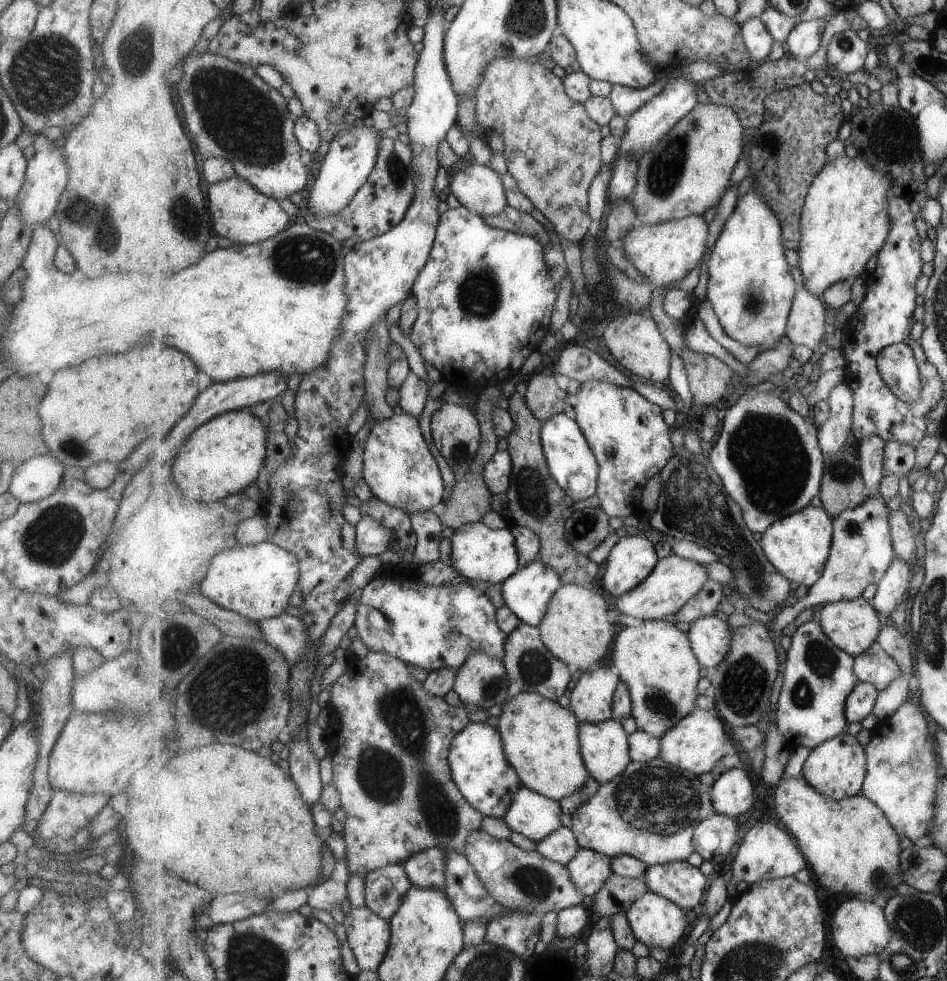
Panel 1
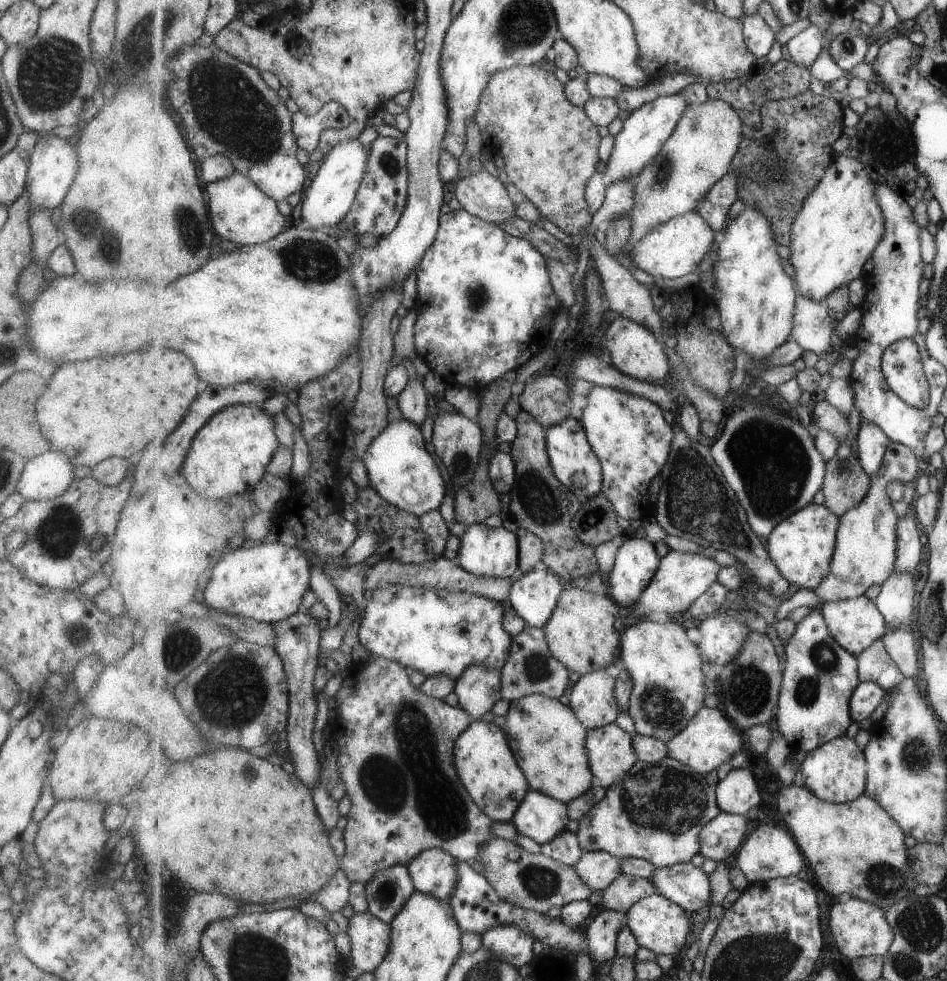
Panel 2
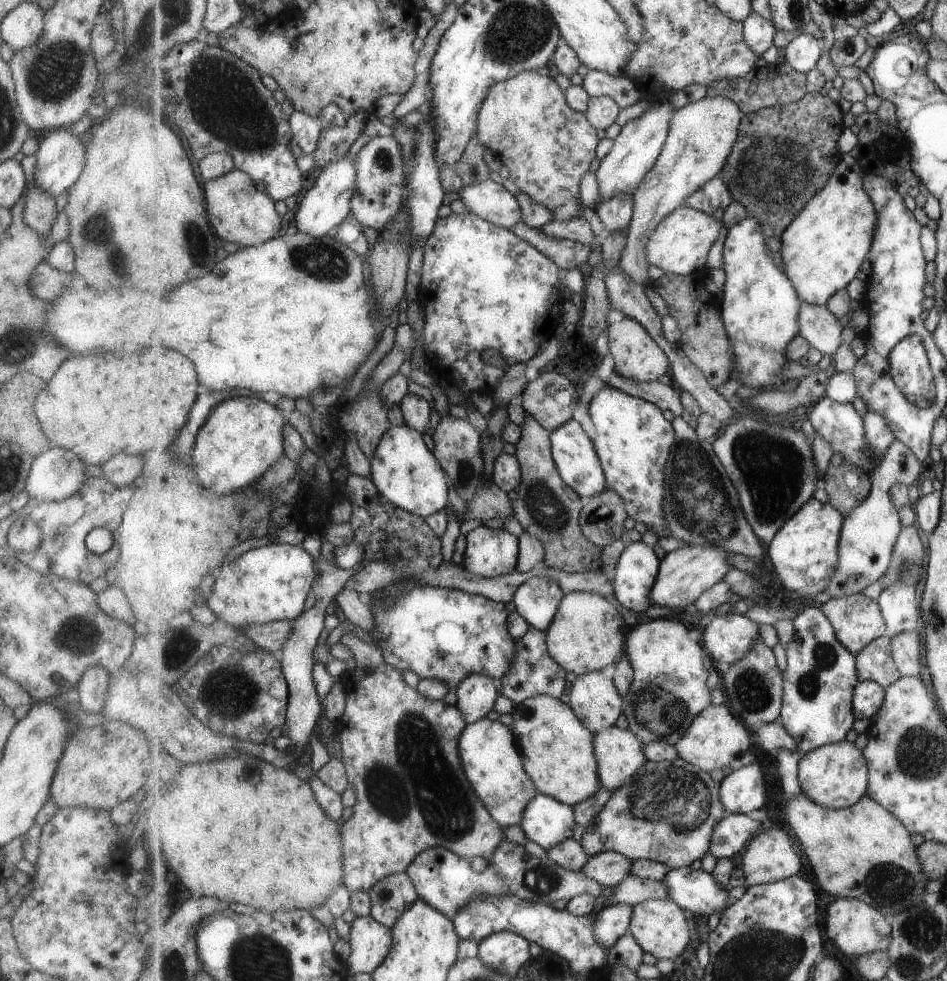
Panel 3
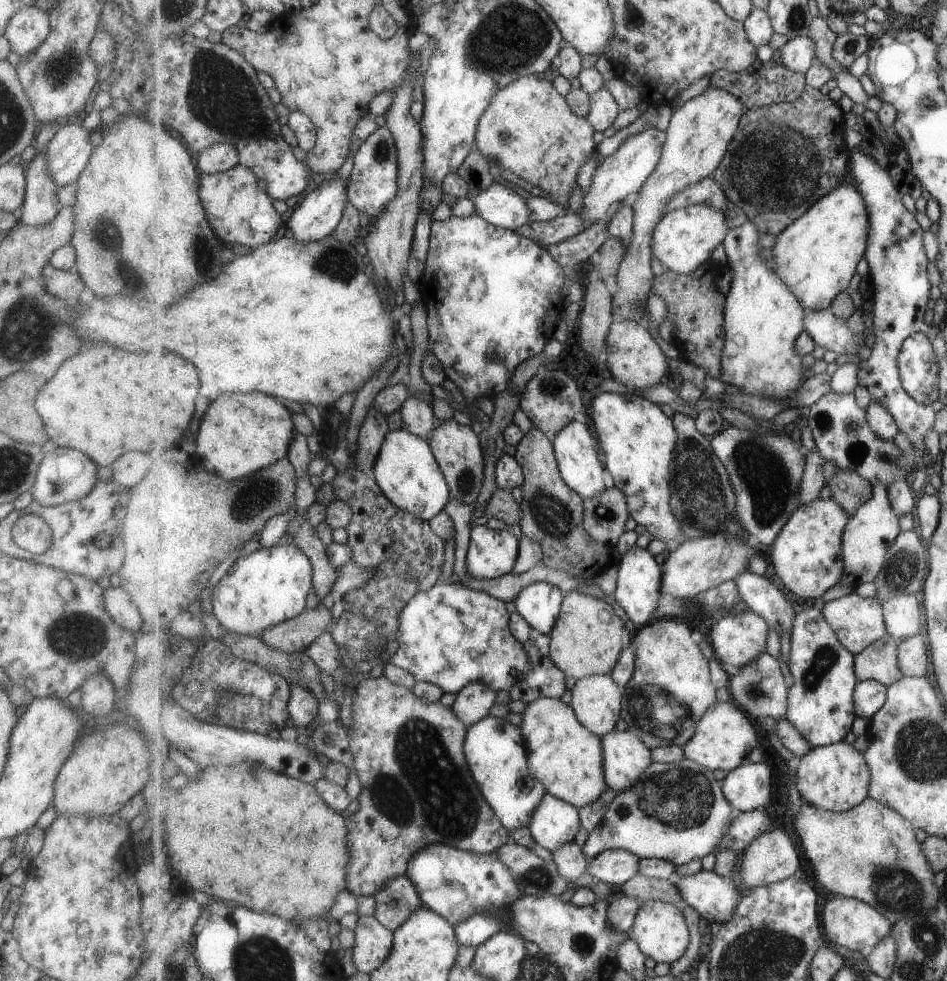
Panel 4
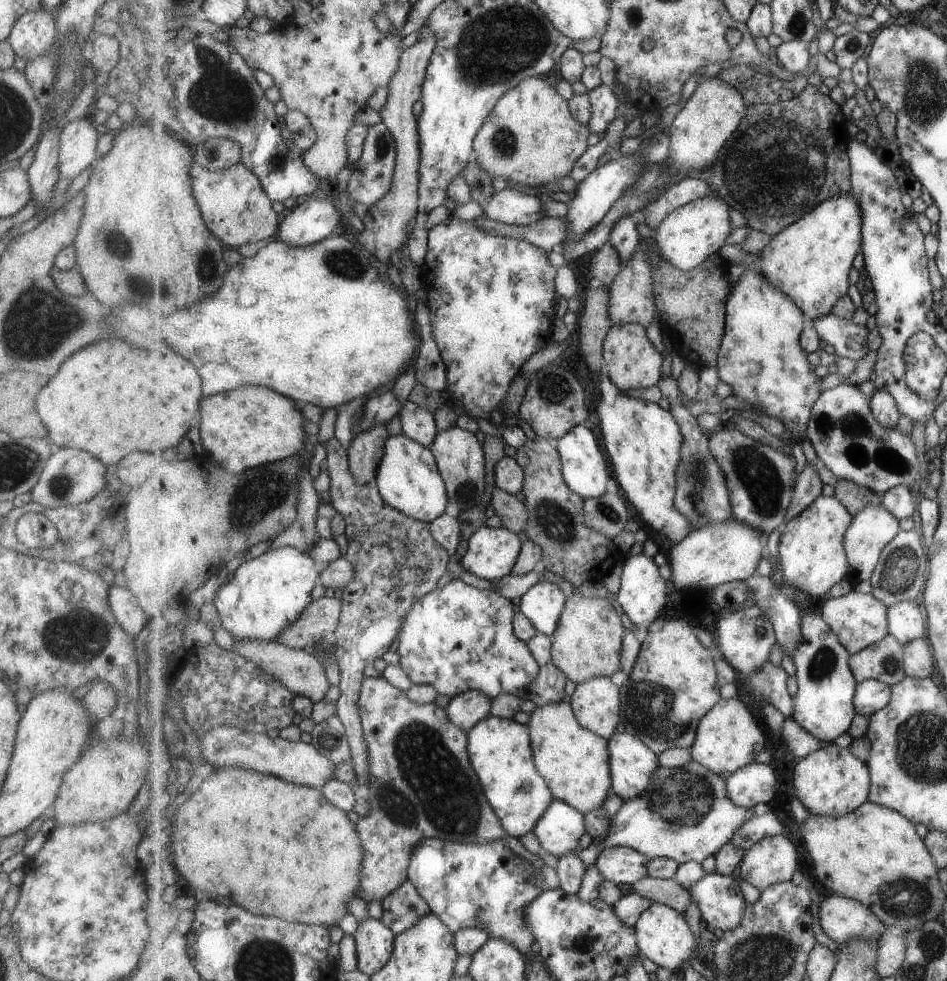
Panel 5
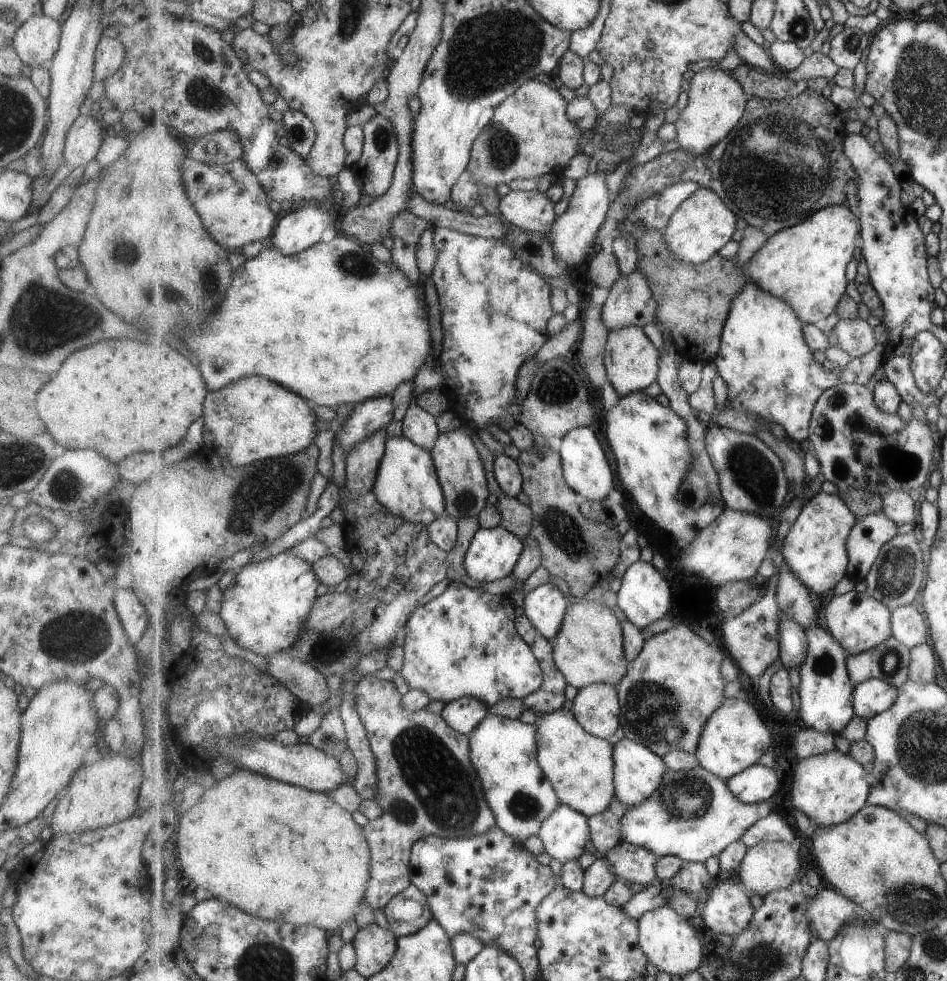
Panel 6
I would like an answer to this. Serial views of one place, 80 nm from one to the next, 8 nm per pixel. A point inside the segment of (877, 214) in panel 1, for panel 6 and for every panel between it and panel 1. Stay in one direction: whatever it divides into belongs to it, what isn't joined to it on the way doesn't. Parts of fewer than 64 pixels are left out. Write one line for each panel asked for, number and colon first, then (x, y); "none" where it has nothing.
2: (842, 222)
3: (824, 248)
4: (817, 256)
5: (810, 261)
6: (805, 264)

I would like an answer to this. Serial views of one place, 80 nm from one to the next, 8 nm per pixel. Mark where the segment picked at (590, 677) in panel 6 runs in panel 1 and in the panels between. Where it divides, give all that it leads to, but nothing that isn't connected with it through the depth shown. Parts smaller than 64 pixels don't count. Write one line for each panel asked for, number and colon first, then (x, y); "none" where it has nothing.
1: (578, 628)
2: (581, 633)
3: (586, 636)
4: (589, 636)
5: (588, 643)

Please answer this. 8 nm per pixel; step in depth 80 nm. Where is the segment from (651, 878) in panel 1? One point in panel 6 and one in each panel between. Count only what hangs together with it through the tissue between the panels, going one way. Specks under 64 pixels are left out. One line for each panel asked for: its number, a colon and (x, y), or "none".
2: (687, 885)
3: (692, 889)
4: (714, 897)
5: (722, 905)
6: (728, 910)

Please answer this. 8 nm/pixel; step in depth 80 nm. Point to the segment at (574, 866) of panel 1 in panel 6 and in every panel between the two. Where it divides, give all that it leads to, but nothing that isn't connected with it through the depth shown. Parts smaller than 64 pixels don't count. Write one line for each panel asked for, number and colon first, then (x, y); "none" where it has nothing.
2: (598, 869)
3: (608, 868)
4: (615, 866)
5: (624, 865)
6: (634, 863)

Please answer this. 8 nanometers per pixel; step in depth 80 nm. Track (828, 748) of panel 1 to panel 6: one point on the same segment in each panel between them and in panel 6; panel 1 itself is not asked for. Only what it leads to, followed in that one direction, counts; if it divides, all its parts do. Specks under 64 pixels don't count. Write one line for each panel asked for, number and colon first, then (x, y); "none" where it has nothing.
2: (837, 772)
3: (837, 775)
4: (837, 777)
5: (832, 781)
6: (830, 788)

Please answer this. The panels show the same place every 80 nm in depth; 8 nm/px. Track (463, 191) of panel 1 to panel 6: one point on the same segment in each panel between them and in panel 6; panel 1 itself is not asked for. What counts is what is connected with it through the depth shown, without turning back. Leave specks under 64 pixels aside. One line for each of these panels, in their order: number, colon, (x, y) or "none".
2: (482, 194)
3: (489, 200)
4: (503, 207)
5: (511, 206)
6: (533, 210)

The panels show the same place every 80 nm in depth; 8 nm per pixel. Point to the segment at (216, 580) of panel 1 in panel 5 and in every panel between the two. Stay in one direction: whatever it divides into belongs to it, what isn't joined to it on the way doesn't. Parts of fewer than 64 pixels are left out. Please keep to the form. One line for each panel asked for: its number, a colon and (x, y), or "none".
2: (267, 582)
3: (271, 583)
4: (269, 586)
5: (266, 594)

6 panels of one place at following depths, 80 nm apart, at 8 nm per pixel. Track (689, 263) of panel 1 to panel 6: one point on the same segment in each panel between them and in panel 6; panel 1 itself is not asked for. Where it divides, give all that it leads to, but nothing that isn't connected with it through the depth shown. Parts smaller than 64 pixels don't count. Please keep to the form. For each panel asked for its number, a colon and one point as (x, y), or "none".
2: (676, 247)
3: (682, 243)
4: (684, 240)
5: (689, 236)
6: (704, 223)

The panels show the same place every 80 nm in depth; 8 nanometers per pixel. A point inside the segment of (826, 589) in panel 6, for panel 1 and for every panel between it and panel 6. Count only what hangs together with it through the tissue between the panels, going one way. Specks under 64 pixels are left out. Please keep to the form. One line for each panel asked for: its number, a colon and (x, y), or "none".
1: (799, 545)
2: (803, 546)
3: (805, 553)
4: (808, 556)
5: (814, 558)

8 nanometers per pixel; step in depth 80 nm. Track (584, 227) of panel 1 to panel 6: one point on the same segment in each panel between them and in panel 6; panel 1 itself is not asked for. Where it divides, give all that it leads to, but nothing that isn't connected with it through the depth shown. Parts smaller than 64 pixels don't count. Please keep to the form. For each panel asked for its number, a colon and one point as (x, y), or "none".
2: (550, 147)
3: (527, 123)
4: (530, 129)
5: (532, 137)
6: (531, 134)

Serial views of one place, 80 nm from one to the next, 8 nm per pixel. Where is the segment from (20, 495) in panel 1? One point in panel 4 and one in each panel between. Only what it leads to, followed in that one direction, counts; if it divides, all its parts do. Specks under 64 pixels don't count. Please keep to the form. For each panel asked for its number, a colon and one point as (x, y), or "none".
2: (45, 476)
3: (54, 475)
4: (63, 475)

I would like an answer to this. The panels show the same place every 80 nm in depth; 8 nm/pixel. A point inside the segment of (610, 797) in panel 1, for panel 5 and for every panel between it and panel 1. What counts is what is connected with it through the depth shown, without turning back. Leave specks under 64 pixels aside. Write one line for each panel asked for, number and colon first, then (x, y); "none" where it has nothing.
2: (656, 812)
3: (667, 812)
4: (680, 813)
5: (687, 814)

